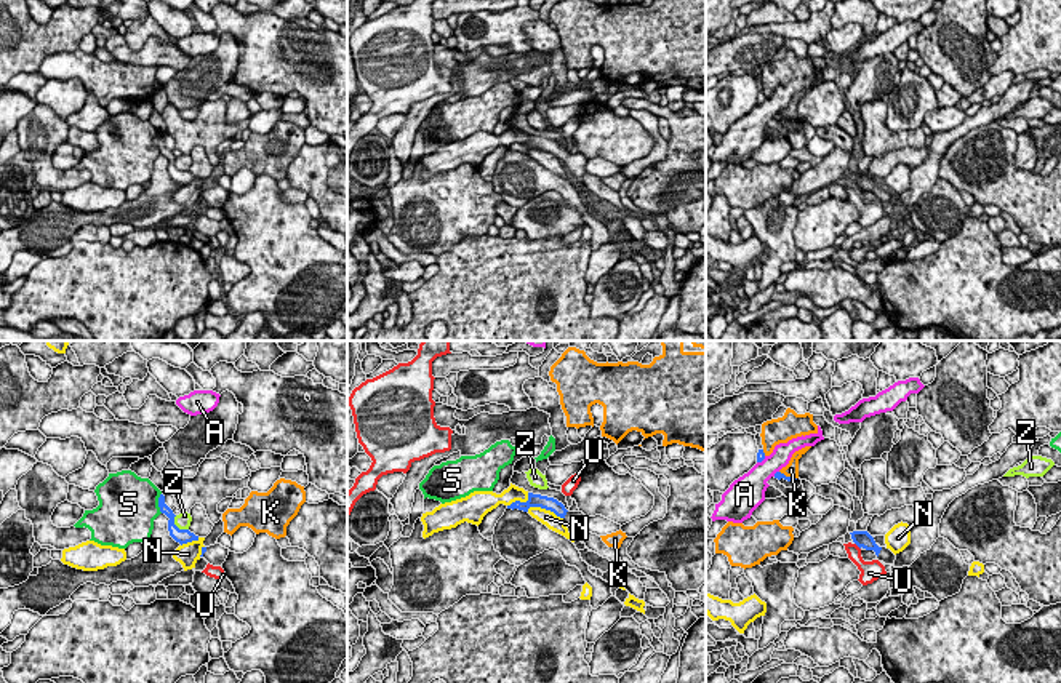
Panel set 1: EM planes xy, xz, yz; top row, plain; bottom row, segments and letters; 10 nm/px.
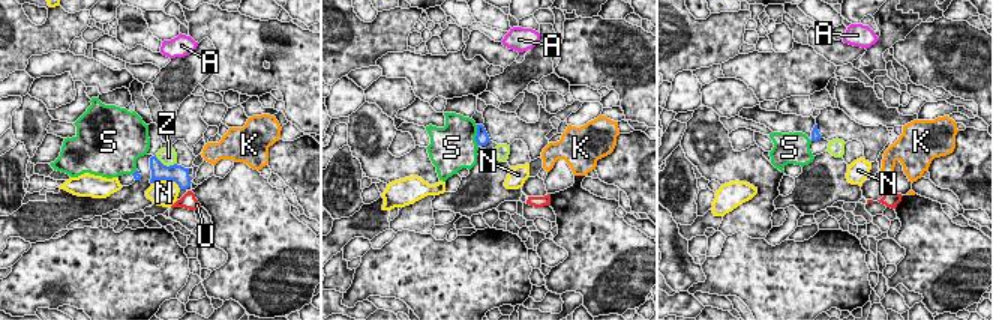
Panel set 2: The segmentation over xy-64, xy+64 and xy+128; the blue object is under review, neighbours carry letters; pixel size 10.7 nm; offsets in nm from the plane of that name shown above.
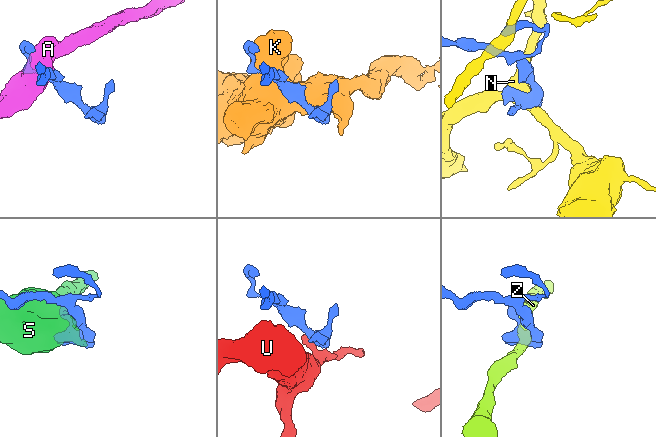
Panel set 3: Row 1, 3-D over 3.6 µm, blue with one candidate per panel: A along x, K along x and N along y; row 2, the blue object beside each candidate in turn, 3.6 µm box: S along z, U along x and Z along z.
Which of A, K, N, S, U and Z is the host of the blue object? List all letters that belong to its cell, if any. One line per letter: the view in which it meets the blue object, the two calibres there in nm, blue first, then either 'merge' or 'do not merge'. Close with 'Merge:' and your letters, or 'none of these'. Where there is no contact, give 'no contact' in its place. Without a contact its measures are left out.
A: yz | 90/260 nm | do not merge
K: yz | 70/140 nm | do not merge
N: xz | 130/160 nm | do not merge
S: xy | 90/480 nm | do not merge
U: yz | 160/140 nm | do not merge
Z: xy | 160/160 nm | do not merge
Merge: none of these

